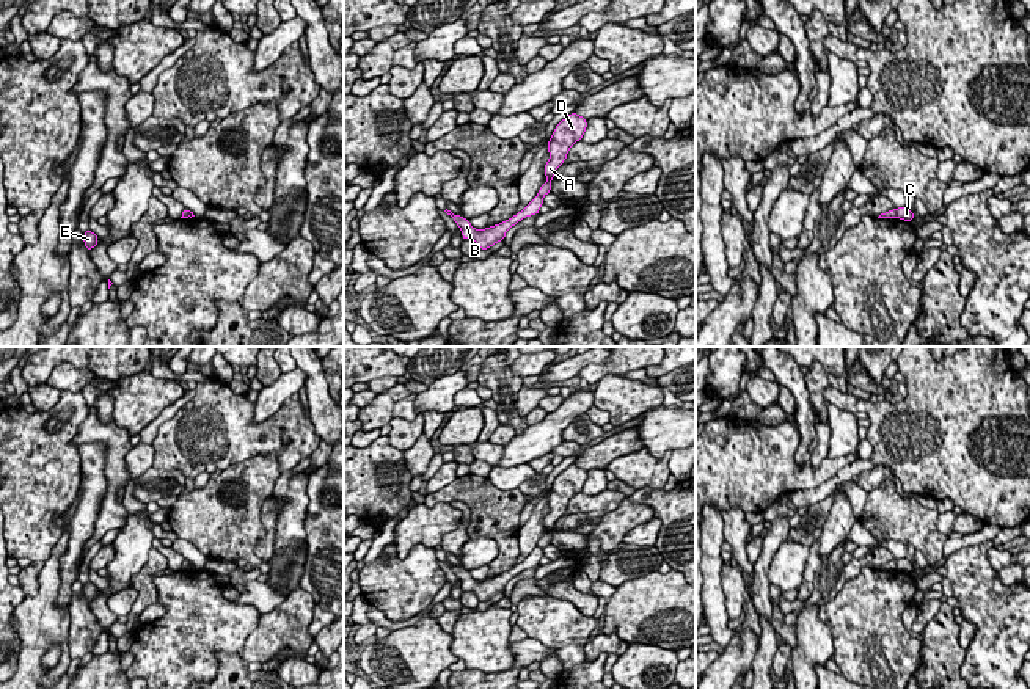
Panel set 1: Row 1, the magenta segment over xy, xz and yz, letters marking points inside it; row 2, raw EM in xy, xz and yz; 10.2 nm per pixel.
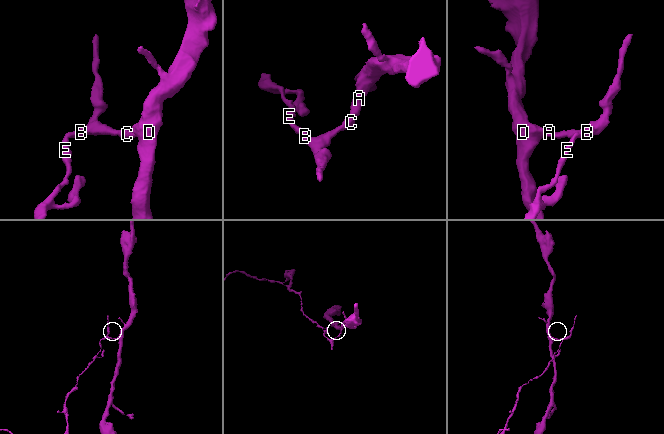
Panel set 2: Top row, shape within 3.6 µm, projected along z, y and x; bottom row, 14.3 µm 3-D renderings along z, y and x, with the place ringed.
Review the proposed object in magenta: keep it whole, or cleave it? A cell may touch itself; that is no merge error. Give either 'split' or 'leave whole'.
split

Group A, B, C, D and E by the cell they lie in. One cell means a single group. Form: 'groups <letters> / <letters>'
groups A D / B C E

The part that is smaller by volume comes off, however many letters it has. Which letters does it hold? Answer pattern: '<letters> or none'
B, C, E

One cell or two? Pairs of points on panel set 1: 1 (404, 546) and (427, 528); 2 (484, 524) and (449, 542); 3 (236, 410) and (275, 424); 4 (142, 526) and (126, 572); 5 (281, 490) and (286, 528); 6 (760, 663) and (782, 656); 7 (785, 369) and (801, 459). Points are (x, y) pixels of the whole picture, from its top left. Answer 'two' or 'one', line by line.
1: one
2: two
3: one
4: one
5: one
6: two
7: one

